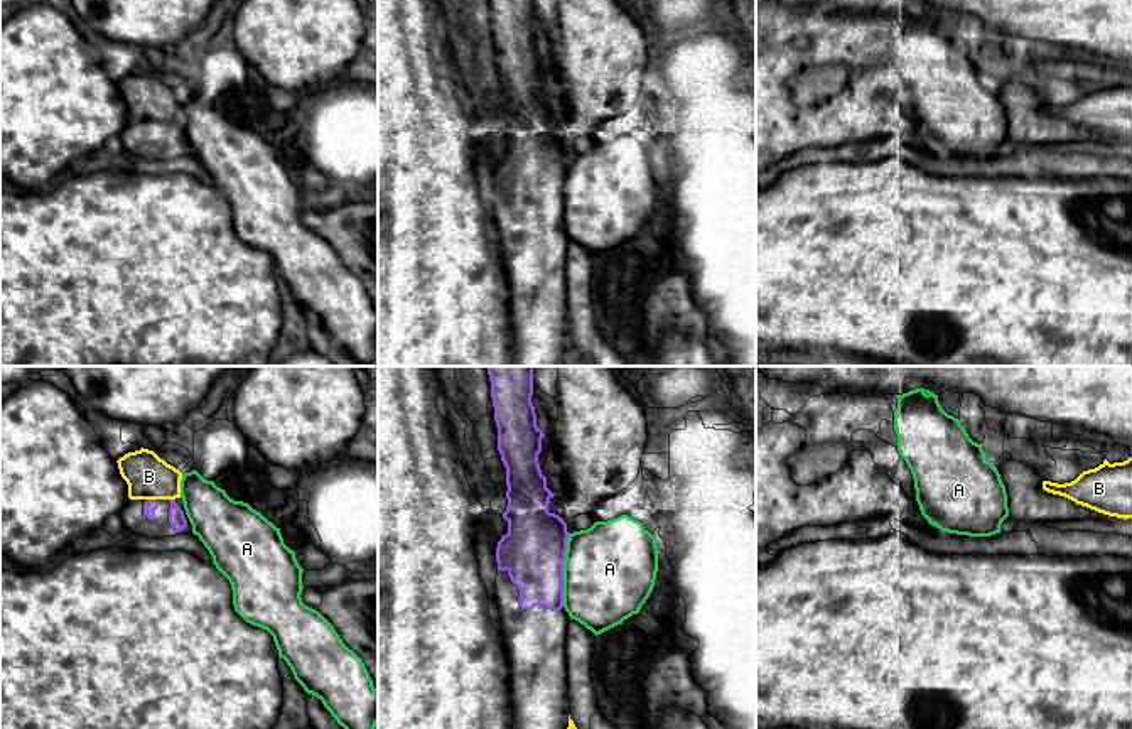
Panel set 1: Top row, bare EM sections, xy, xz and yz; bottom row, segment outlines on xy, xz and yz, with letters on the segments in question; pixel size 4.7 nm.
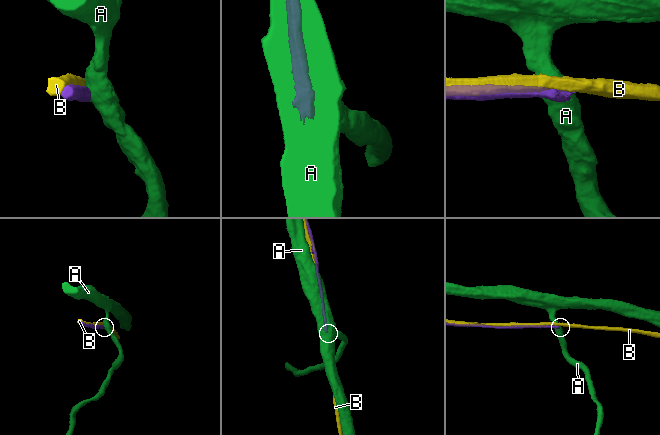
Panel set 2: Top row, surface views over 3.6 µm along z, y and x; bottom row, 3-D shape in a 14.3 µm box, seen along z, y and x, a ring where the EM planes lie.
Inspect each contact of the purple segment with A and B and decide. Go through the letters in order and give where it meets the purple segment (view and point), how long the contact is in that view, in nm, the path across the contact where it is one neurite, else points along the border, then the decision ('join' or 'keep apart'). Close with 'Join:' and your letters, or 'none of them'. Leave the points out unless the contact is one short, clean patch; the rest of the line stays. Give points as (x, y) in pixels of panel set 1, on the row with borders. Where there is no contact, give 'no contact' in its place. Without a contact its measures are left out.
A: xz (562, 571) | 360 nm | along xz (569, 534), (564, 561), (562, 606) | keep apart
B: xy (152, 500) | 50 nm | keep apart
Join: none of them

